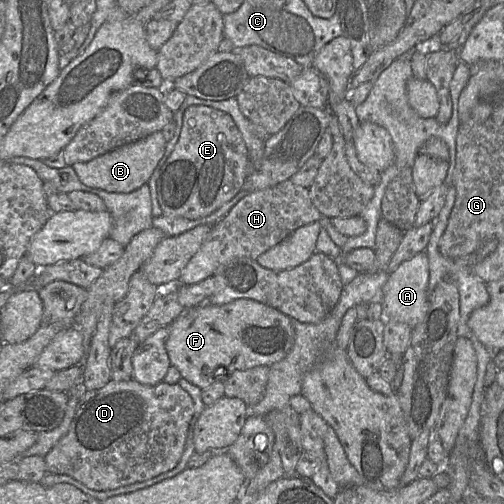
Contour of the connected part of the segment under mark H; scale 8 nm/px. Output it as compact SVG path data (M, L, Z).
M289 179L273 187L249 193L212 227L198 251L182 269L177 284L196 284L211 277L220 266L233 259L256 260L296 229L319 221L321 217L322 214L310 199L308 188L295 185Z

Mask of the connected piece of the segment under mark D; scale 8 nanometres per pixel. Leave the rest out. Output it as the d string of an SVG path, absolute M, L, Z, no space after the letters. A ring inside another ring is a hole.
M134 379L110 380L101 389L81 391L76 396L75 410L68 432L43 457L46 472L68 475L92 490L105 491L142 482L172 470L185 449L194 404L191 396L178 383L161 381L149 386Z

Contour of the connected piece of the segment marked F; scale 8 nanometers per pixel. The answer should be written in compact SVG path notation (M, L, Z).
M237 299L222 305L203 303L184 309L168 326L165 348L181 377L201 390L234 371L270 366L282 360L295 340L292 318L252 299Z

